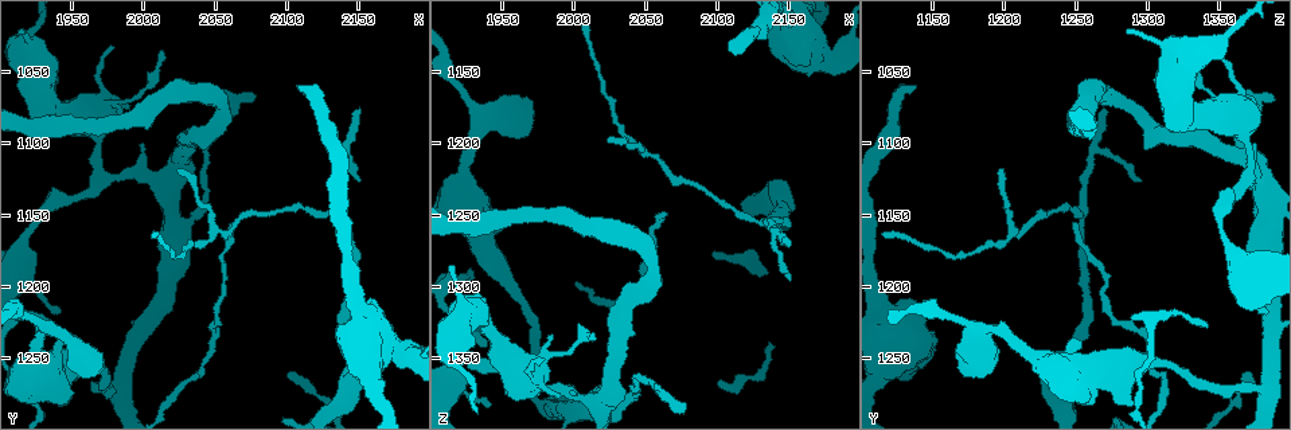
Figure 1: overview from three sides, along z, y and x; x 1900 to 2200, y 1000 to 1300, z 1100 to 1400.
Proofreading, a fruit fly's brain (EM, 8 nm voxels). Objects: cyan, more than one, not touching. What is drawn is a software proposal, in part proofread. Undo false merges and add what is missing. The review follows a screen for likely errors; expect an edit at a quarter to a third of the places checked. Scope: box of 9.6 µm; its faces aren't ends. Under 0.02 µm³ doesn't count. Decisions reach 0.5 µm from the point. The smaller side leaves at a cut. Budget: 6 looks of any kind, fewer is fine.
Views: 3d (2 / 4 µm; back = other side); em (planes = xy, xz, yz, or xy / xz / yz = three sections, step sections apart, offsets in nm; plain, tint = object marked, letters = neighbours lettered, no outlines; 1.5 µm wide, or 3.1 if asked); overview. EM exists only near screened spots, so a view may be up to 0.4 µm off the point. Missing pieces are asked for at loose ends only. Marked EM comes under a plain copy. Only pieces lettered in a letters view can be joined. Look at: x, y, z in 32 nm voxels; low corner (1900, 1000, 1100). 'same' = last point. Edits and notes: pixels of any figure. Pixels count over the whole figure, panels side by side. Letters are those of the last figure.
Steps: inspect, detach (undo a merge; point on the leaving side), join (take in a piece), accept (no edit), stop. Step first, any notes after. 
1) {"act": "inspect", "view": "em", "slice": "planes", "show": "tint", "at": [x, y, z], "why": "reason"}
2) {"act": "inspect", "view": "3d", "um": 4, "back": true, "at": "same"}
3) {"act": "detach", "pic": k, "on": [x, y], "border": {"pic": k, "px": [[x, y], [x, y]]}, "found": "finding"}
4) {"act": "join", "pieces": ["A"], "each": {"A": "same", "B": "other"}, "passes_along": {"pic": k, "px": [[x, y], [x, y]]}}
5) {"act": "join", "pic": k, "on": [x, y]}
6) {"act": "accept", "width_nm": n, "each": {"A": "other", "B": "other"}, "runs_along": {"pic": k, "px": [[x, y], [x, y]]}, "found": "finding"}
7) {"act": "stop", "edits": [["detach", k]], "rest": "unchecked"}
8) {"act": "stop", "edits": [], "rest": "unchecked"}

{"act": "inspect", "view": "3d", "um": 2, "at": [2150, 1126, 1296], "why": "an open end"}

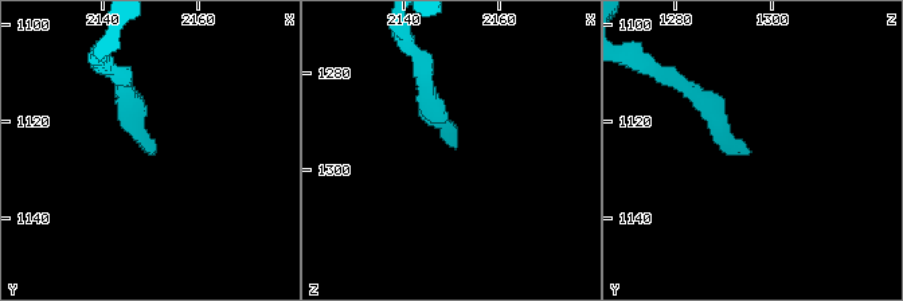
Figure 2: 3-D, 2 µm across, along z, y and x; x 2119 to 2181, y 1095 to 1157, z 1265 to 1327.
{"act": "inspect", "view": "em", "slice": "planes", "show": "tint", "at": [2151, 1127, 1296]}

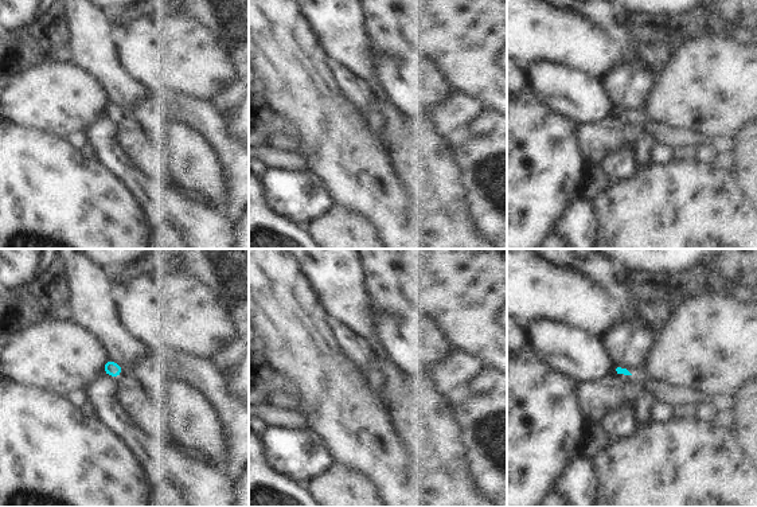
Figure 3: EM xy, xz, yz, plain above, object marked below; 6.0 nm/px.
{"act": "inspect", "view": "em", "slice": "planes", "show": "letters", "at": "same"}

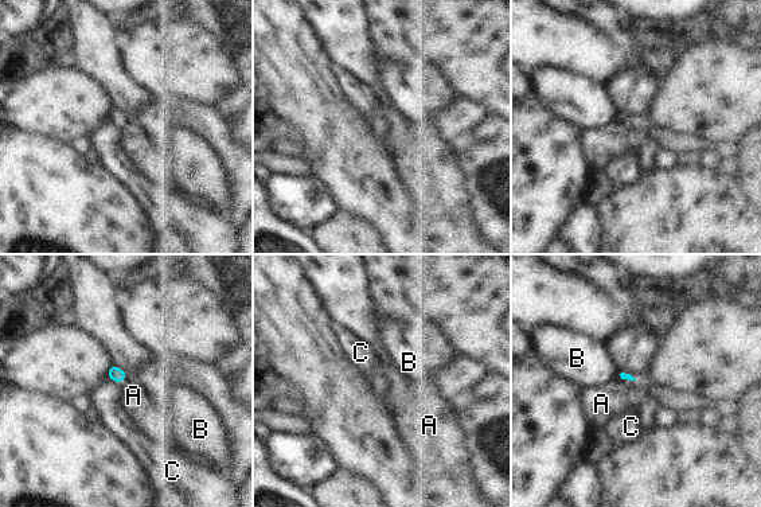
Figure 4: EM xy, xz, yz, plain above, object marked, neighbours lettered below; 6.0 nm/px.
{"act": "accept", "each": {"A": "other", "B": "other", "C": "other"}, "border": {"pic": 4, "px": [[616, 377], [635, 381]]}, "found": "none of them fits"}

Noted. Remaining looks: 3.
{"act": "inspect", "view": "em", "slice": "planes", "show": "letters", "at": [2062, 1156, 1248], "why": "free end"}

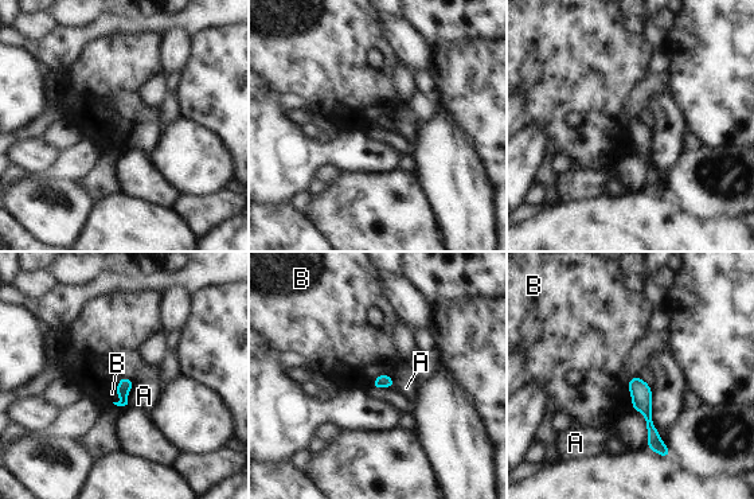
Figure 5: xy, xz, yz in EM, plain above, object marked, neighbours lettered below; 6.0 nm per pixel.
{"act": "accept", "each": {"A": "other", "B": "other"}, "runs_along": {"pic": 5, "px": [[632, 381], [665, 452]]}, "found": "no lettered piece goes on from it"}

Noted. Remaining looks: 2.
{"act": "inspect", "view": "em", "slice": "xy", "step": 8, "show": "tint", "at": [1938, 1228, 1344], "why": "thin end"}

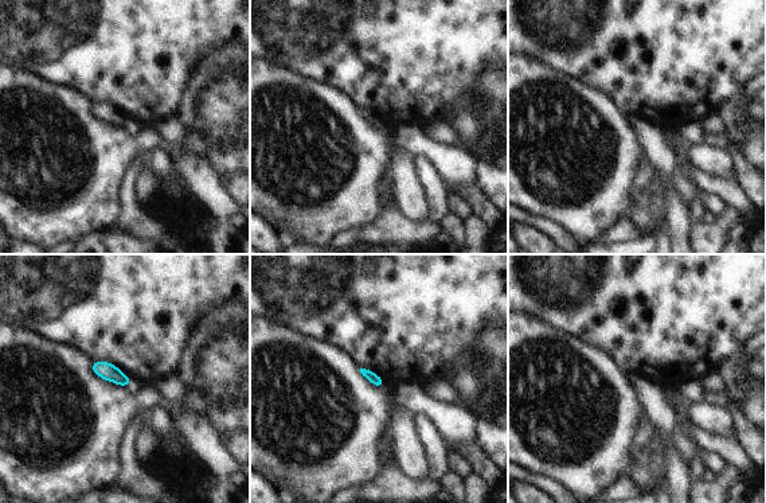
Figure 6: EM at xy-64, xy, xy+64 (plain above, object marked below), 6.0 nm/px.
{"act": "inspect", "view": "em", "slice": "planes", "show": "letters", "at": "same"}

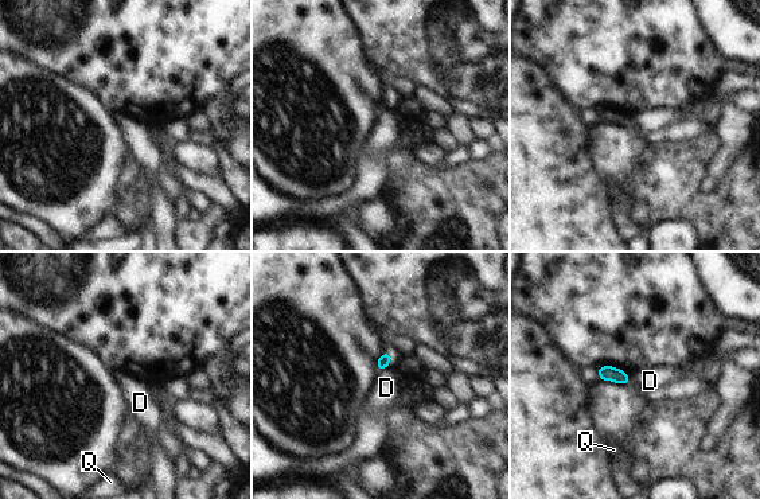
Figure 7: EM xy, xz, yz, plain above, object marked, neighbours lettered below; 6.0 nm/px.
{"act": "accept", "longest_contact_nm": ["D", 80], "each": {"D": "other", "Q": "other"}, "border": {"pic": 7, "px": [[389, 365], [378, 371]]}, "found": "no lettered piece goes on from it"}

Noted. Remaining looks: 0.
{"act": "stop", "edits": [], "rest": "unchecked"}

